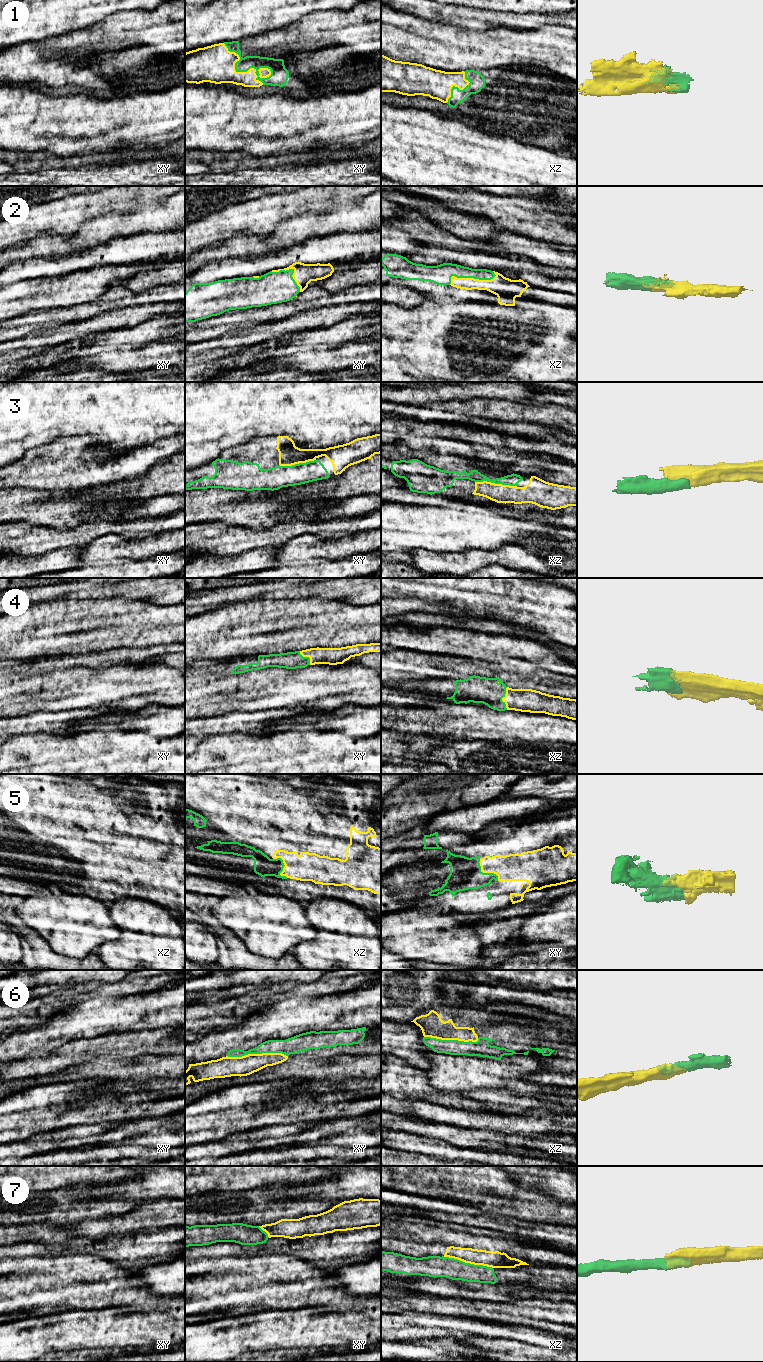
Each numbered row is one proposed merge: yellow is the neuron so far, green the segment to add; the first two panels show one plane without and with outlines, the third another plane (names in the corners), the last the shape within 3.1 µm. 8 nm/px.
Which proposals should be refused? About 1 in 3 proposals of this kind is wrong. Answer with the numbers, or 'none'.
7

